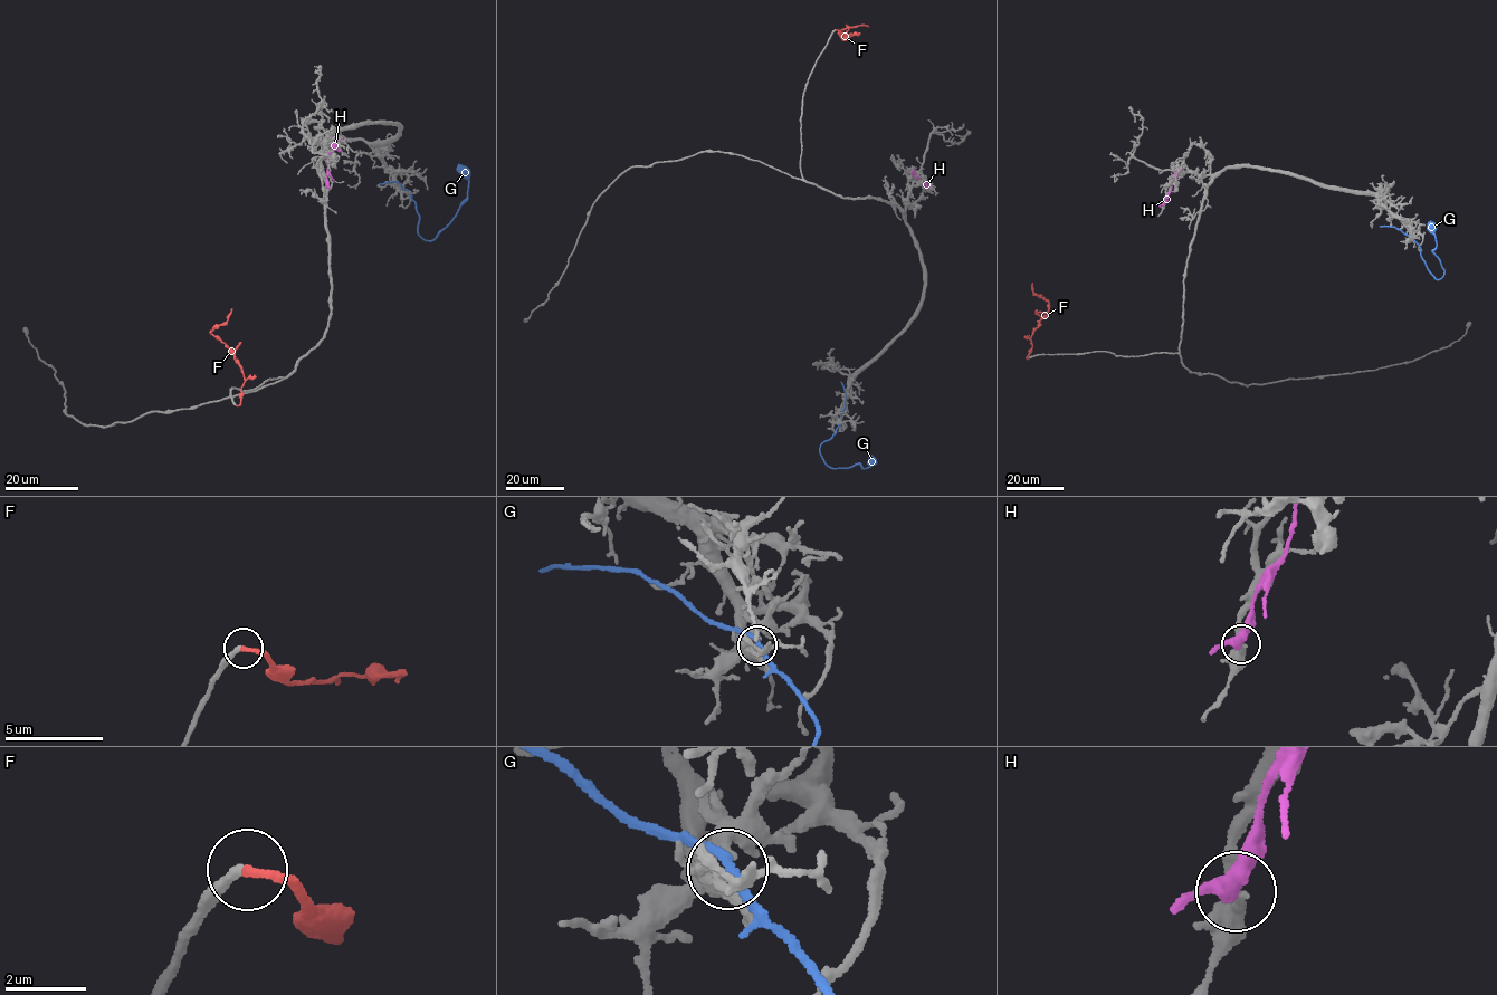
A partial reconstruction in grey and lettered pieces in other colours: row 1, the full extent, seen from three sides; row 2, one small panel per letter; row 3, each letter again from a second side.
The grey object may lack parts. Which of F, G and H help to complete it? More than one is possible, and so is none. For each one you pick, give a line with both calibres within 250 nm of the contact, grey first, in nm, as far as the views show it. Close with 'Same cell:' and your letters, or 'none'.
F: Thickness 240 nm (grey) against 190 nm
Same cell: F

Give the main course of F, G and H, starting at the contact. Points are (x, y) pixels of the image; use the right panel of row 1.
F: (1027, 359), (1033, 329), (1049, 308), (1048, 302), (1033, 292), (1032, 283)
G: (1412, 238), (1420, 249), (1427, 268), (1434, 278), (1440, 278), (1445, 270), (1432, 251), (1437, 246), (1430, 220)
H: (1163, 204), (1174, 174), (1182, 168)

